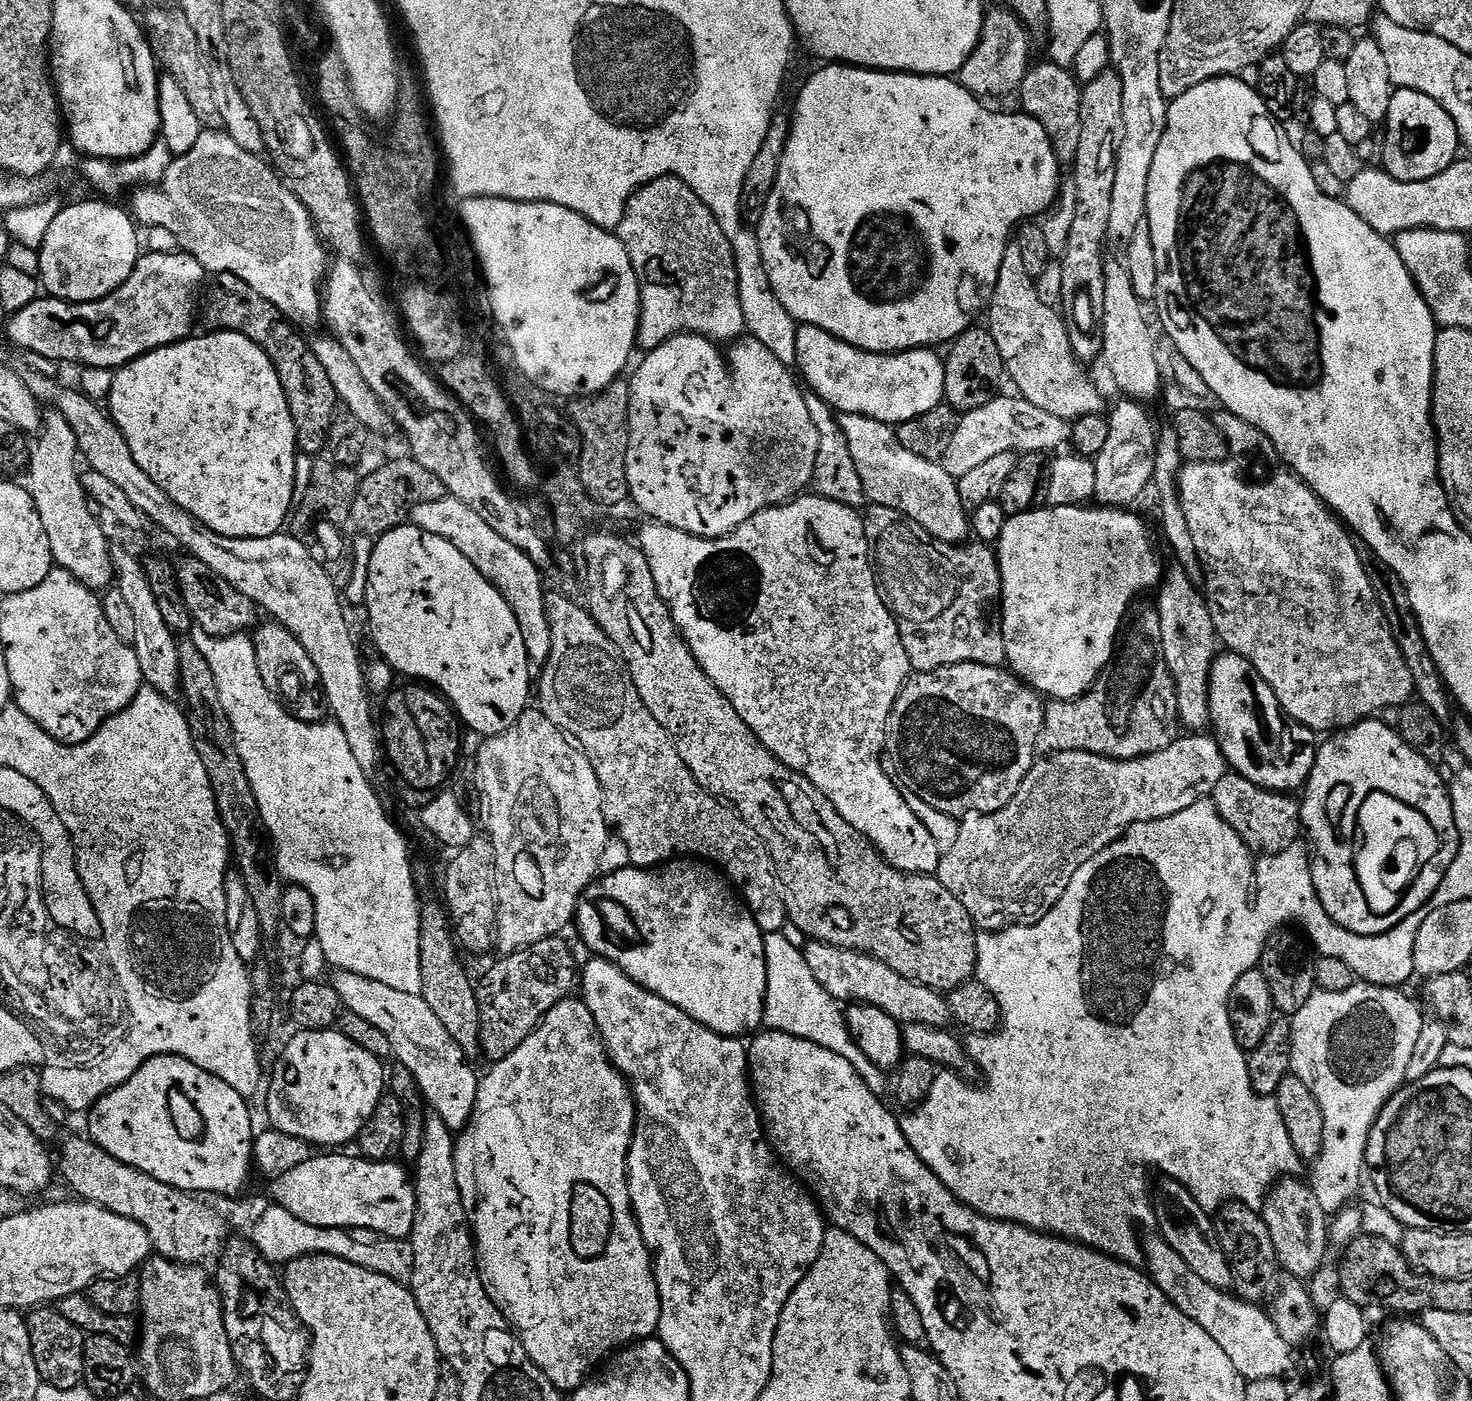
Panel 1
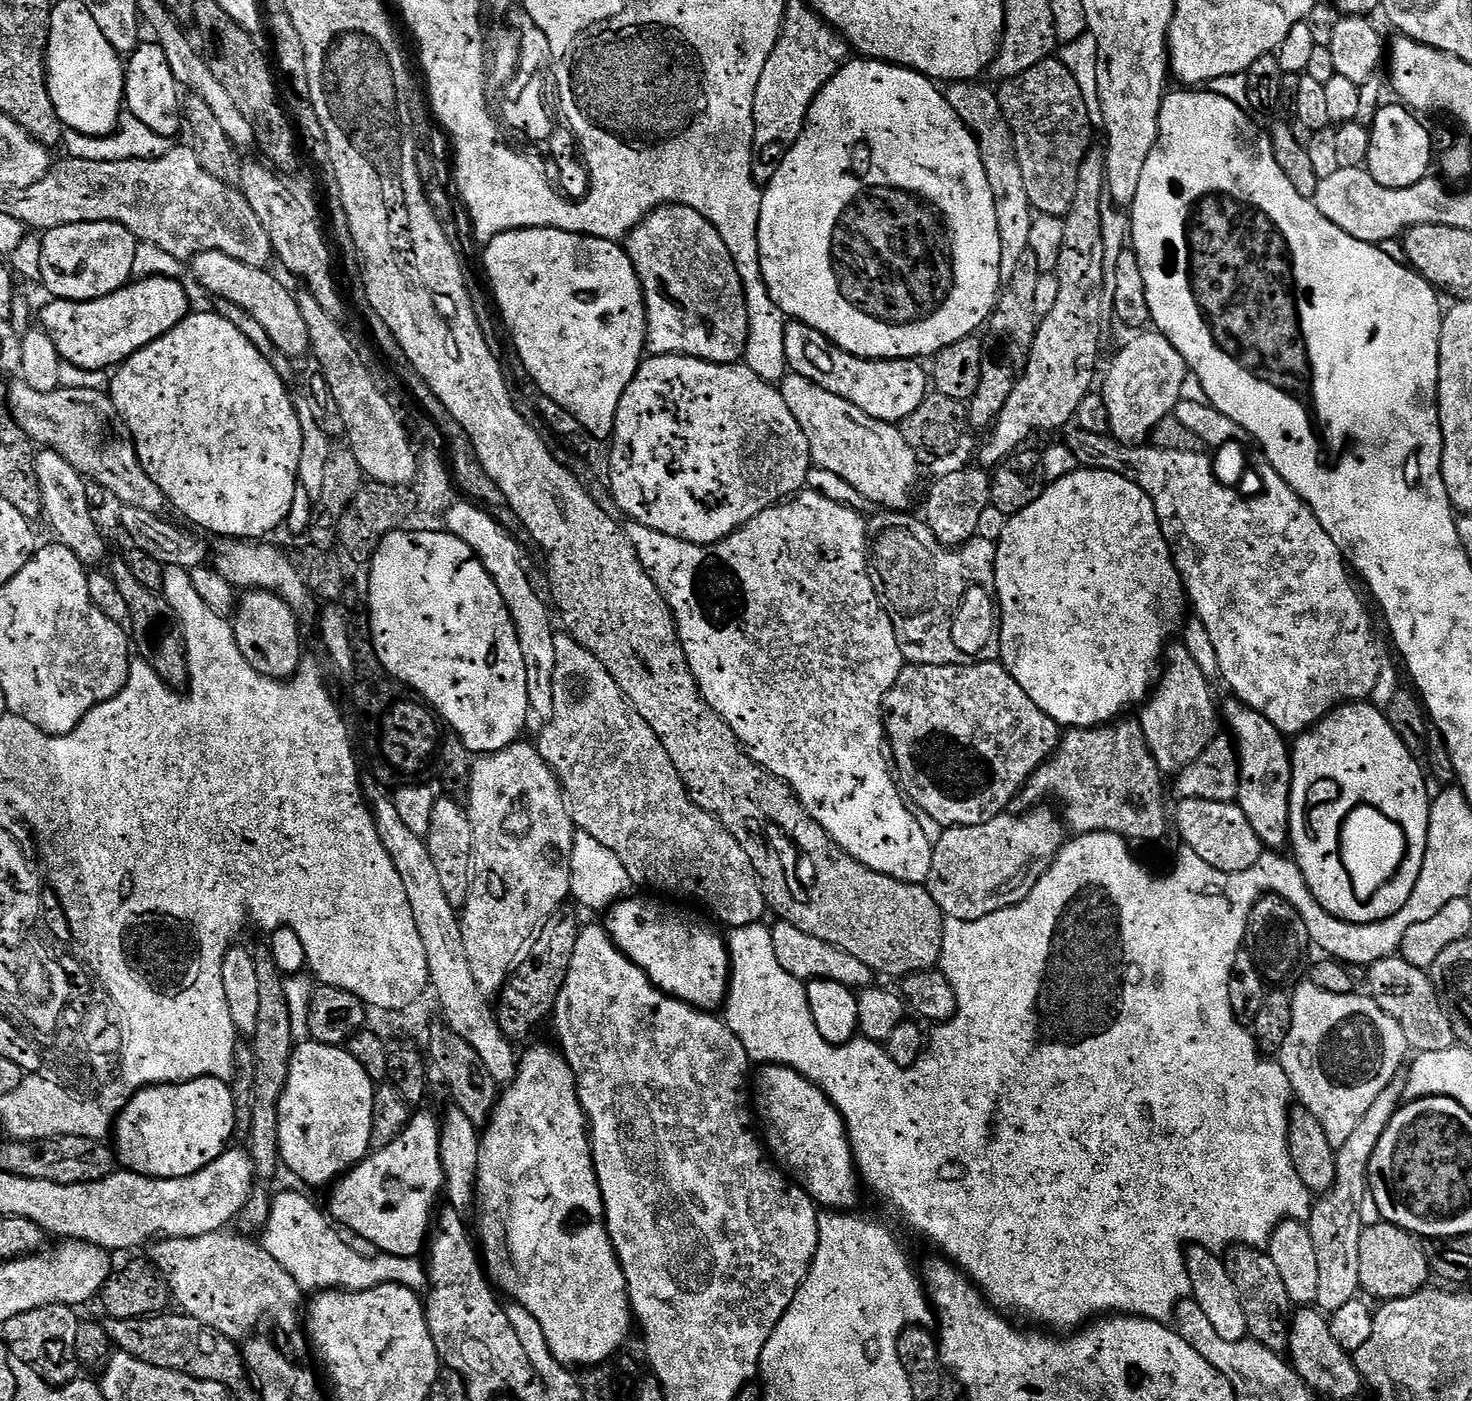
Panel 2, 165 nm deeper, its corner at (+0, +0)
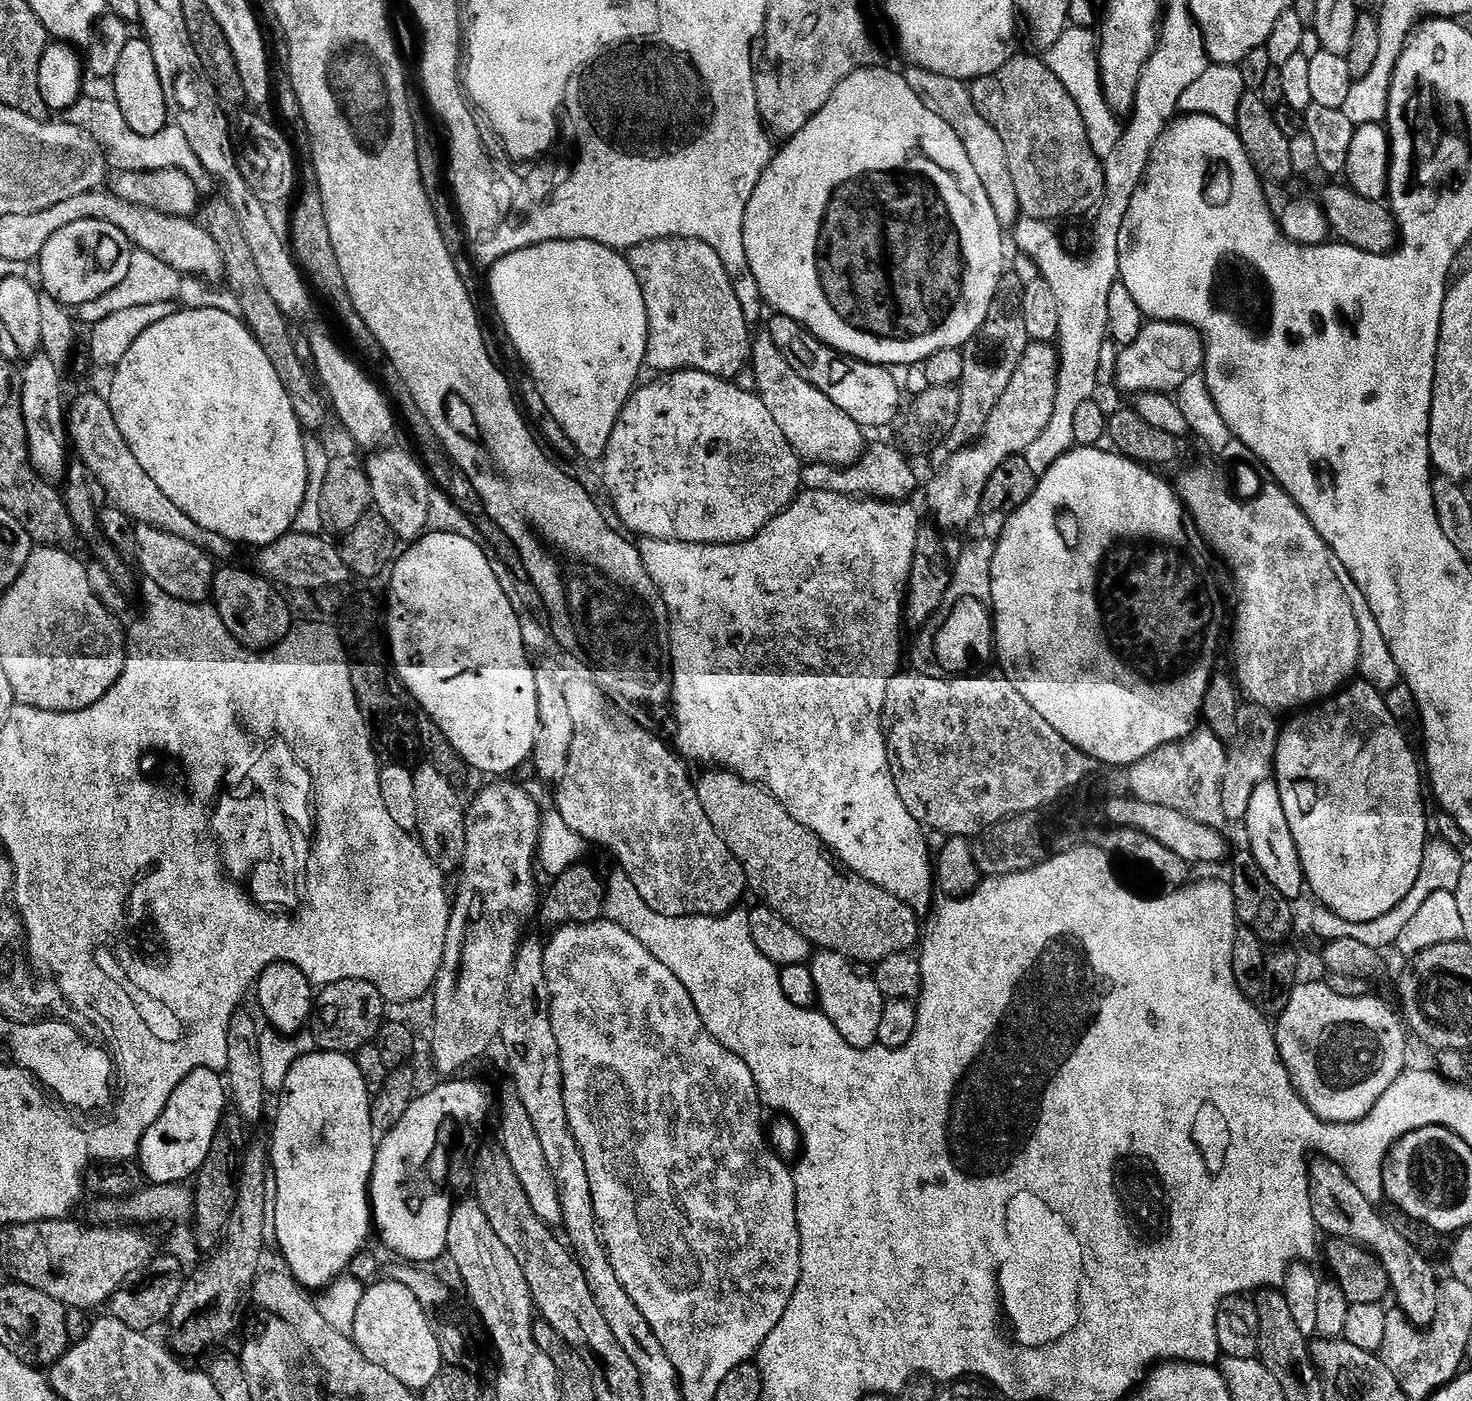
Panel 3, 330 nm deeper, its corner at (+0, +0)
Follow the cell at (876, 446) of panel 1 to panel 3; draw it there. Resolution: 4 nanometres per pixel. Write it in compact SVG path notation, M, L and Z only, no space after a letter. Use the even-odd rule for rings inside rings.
M757 335L752 344L750 370L756 379L756 392L760 400L770 410L774 422L778 422L778 430L786 434L790 446L797 456L813 464L829 464L831 466L854 465L864 455L865 429L846 414L846 410L838 410L822 390L810 386L810 382L802 379L794 369L782 358L782 354L774 346L771 336Z

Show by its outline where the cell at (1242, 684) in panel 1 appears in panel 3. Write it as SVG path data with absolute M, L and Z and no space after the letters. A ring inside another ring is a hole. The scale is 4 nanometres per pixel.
M1269 778L1254 786L1254 792L1250 794L1250 806L1246 806L1242 827L1248 831L1247 851L1252 853L1254 862L1258 862L1262 874L1266 874L1270 886L1274 886L1274 890L1278 890L1278 894L1282 894L1289 902L1296 902L1296 899L1306 892L1306 881L1298 850L1294 846L1294 834L1290 834L1290 826L1286 822L1282 794L1275 779Z

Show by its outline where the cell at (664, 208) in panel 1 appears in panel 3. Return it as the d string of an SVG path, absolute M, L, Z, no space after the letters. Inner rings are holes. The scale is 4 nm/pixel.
M681 236L651 240L627 249L626 259L638 278L638 286L642 286L642 298L646 302L648 315L646 364L649 369L652 367L656 374L687 370L735 381L739 372L749 367L753 333L748 333L749 322L742 314L738 294L734 294L732 279L728 276L726 266L722 266L722 258L718 258L718 254L710 250L706 242Z

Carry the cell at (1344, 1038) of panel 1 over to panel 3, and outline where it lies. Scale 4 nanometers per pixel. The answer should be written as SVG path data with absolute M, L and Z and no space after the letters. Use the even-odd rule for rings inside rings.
M1300 982L1293 987L1286 1010L1274 1024L1276 1045L1280 1051L1280 1061L1286 1066L1296 1093L1303 1098L1304 1104L1315 1114L1317 1120L1329 1124L1353 1124L1355 1120L1370 1114L1378 1098L1382 1098L1382 1094L1386 1094L1392 1083L1406 1071L1406 1028L1401 1017L1397 1013L1396 1016L1378 997L1370 994L1343 997L1334 994L1324 982Z

